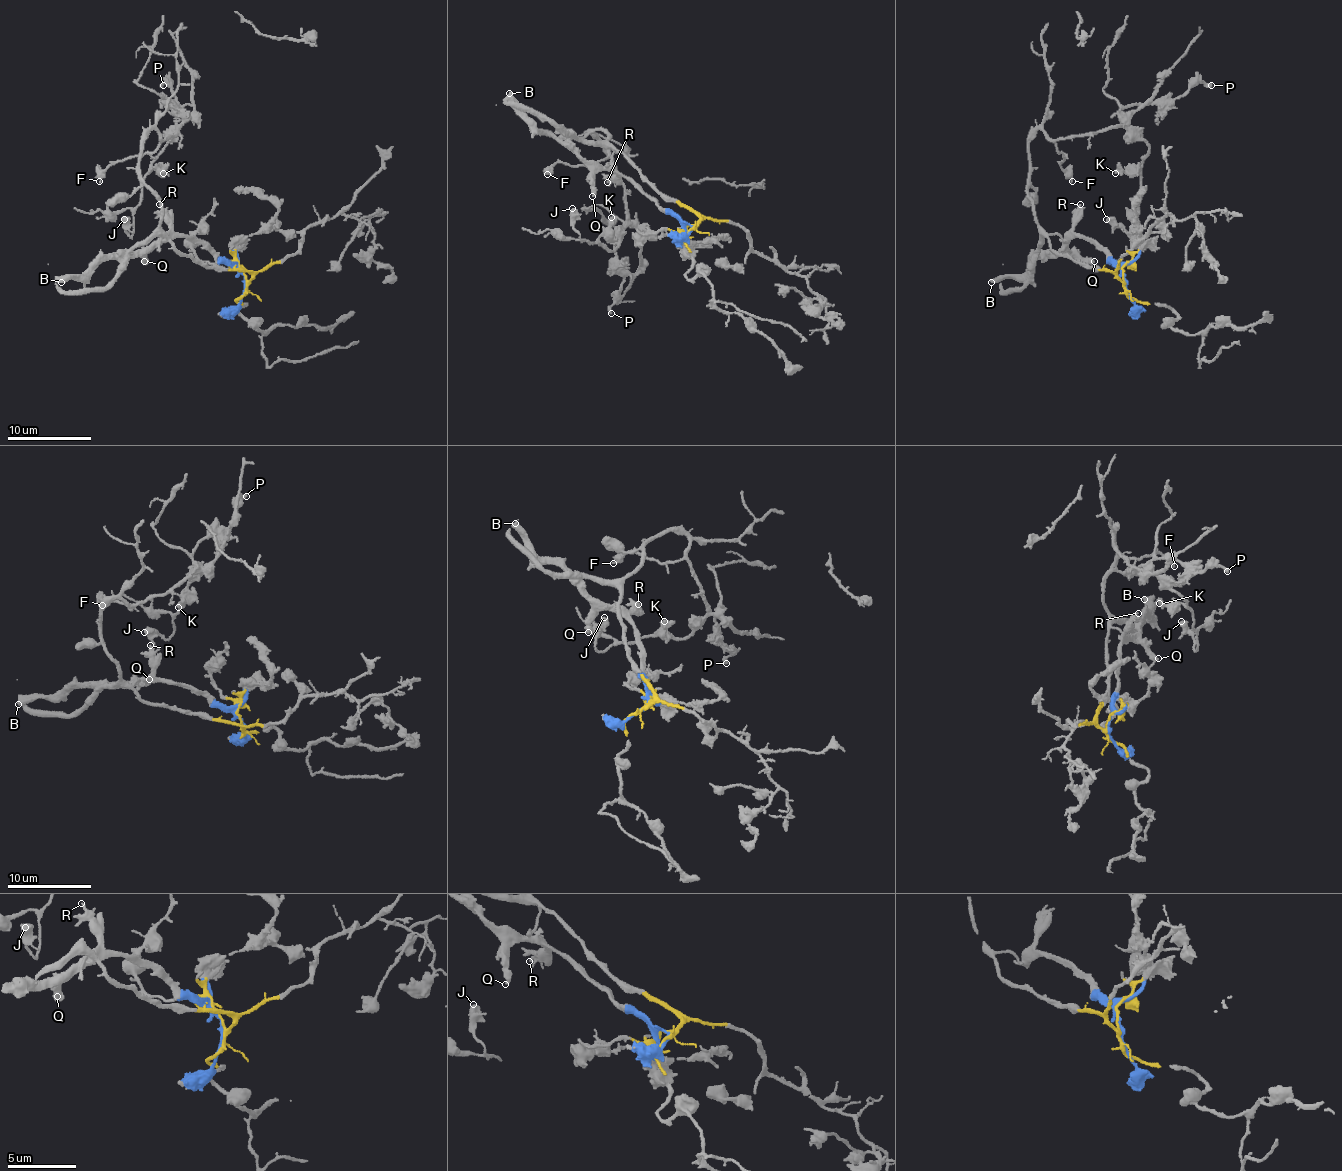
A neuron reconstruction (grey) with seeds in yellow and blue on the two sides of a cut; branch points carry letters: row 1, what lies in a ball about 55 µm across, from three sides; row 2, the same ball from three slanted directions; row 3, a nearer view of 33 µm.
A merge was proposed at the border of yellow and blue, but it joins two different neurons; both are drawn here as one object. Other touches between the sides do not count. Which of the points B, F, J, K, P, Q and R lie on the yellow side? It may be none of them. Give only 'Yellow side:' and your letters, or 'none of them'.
Yellow side: F, J, K, P

